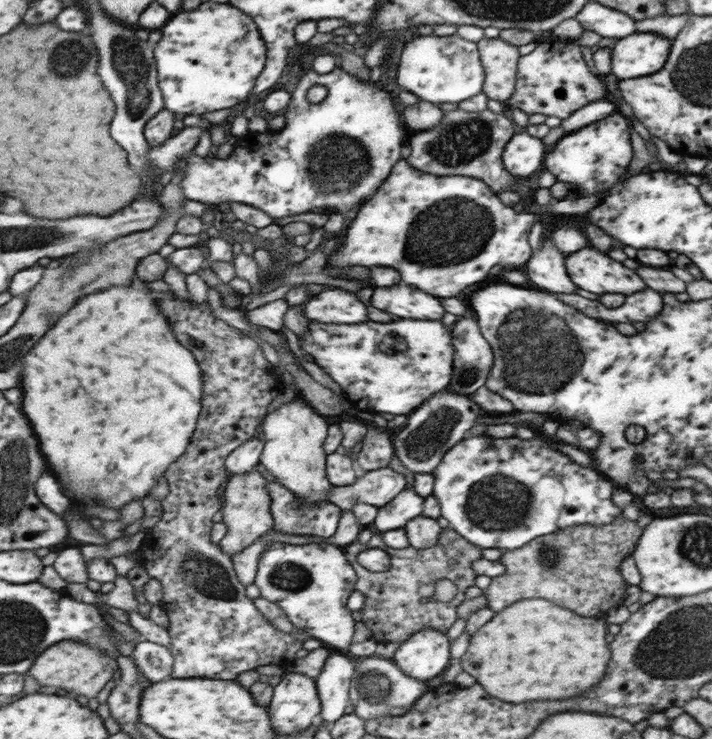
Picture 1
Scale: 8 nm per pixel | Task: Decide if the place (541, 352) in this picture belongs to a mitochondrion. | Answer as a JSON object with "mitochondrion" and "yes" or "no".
{"mitochondrion":"yes"}

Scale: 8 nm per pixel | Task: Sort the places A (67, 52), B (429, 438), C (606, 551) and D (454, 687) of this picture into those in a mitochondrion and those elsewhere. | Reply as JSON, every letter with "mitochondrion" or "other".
{"A":"mitochondrion","B":"mitochondrion","C":"other","D":"other"}

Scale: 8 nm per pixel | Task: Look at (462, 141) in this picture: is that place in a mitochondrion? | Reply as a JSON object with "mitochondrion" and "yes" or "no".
{"mitochondrion":"yes"}

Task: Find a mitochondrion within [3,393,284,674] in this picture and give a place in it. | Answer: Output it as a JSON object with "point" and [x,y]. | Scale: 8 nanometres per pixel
{"point":[206,575]}

